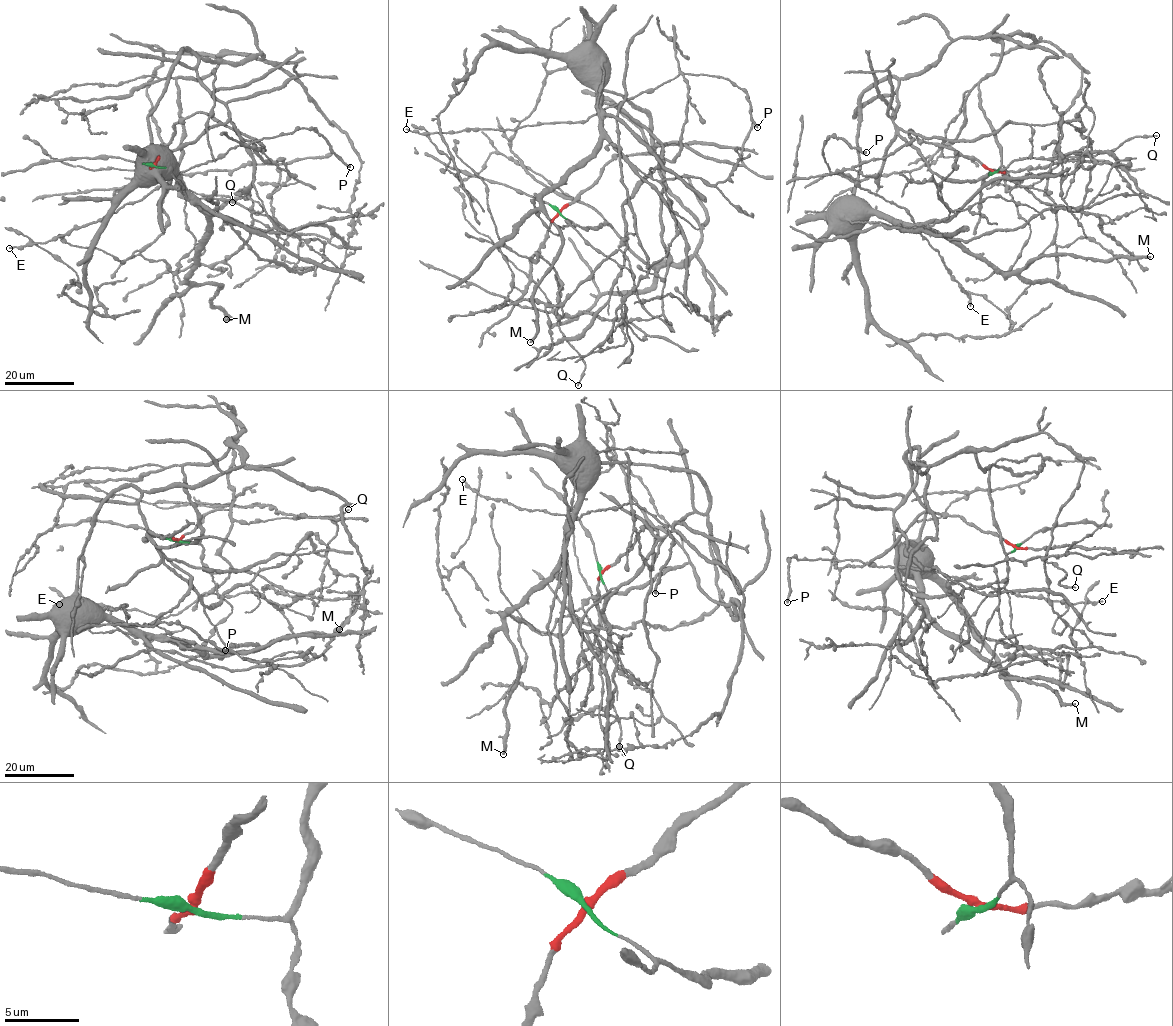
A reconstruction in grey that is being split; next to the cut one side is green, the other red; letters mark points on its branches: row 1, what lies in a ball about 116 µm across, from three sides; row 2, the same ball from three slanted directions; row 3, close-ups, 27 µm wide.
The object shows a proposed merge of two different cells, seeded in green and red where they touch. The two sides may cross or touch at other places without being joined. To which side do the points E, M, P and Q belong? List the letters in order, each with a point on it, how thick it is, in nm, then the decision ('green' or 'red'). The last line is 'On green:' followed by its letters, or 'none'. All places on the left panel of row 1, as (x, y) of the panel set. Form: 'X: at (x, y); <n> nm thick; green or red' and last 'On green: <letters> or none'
E: at (9, 248); 180 nm thick; red
M: at (226, 319); 320 nm thick; green
P: at (350, 167); 360 nm thick; red
Q: at (232, 202); 190 nm thick; green
On green: M, Q

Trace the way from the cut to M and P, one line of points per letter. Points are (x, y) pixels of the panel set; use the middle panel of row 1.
M: (558, 211), (574, 225), (566, 221), (557, 235), (537, 215), (535, 195), (561, 247), (536, 287), (530, 342)
P: (558, 211), (617, 156), (642, 153), (675, 160), (686, 117), (684, 74), (727, 78), (747, 94), (756, 127)

